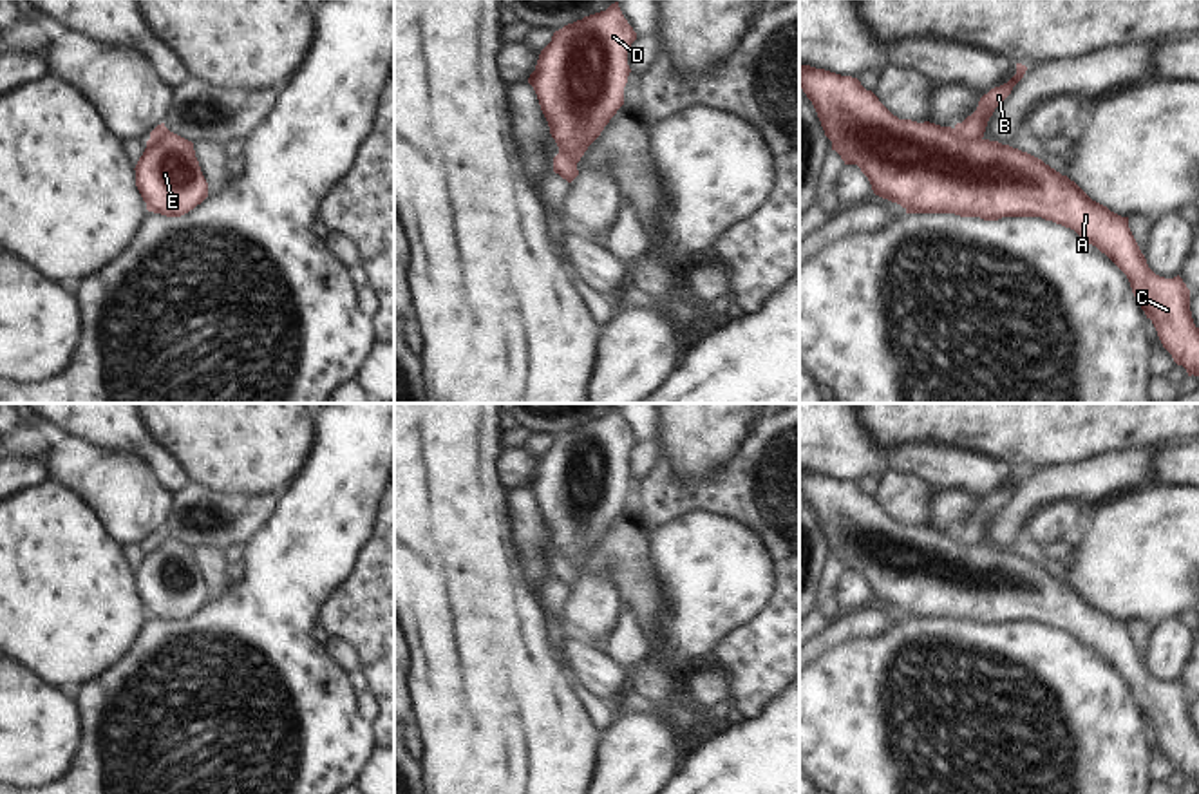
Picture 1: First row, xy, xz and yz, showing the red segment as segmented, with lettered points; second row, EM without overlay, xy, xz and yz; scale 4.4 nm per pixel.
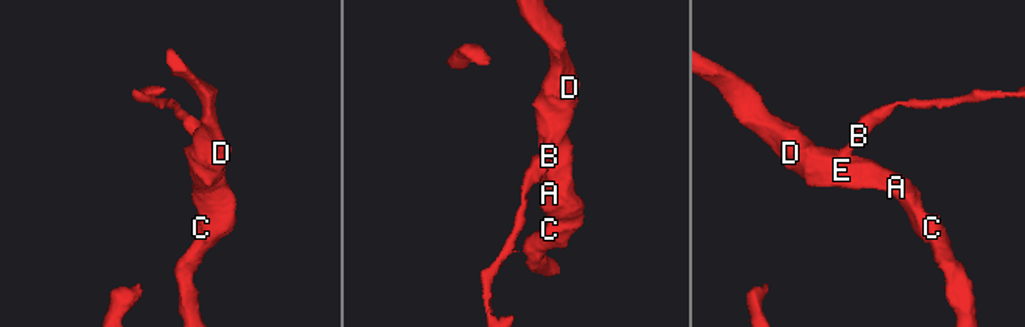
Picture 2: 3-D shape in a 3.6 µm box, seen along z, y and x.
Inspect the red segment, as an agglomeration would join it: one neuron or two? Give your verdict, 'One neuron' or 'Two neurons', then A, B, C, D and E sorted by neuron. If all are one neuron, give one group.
Two neurons. Groups: A C D E / B

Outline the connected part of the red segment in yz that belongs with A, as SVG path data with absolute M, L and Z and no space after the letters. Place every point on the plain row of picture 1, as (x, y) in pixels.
M799 470L799 492L812 506L832 555L845 570L861 573L875 600L901 610L906 619L955 619L984 626L1042 622L1074 635L1127 680L1163 752L1188 781L1199 781L1199 733L1190 716L1190 695L1179 680L1165 684L1148 673L1128 622L1092 606L1074 586L1027 557L989 544L969 546L951 532L899 525L857 483Z

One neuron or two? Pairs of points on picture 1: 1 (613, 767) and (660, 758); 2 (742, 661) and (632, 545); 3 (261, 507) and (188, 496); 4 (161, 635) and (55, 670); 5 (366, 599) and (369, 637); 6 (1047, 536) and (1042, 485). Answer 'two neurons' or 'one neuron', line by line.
1: one neuron
2: two neurons
3: one neuron
4: two neurons
5: one neuron
6: two neurons

